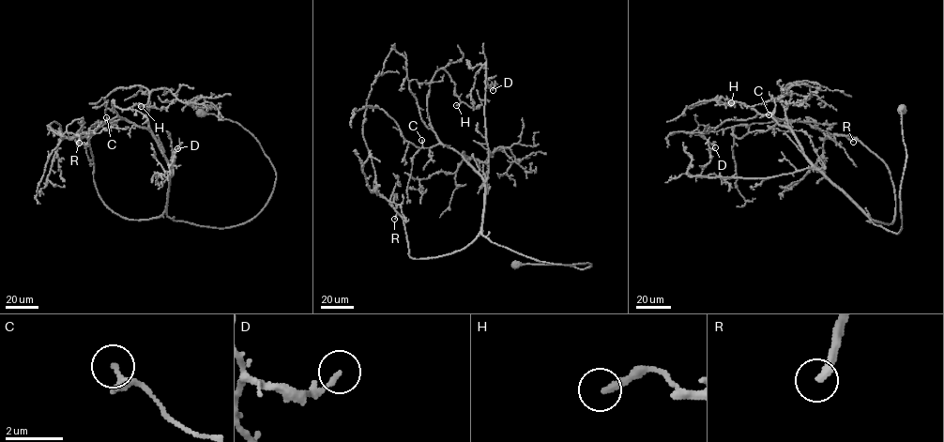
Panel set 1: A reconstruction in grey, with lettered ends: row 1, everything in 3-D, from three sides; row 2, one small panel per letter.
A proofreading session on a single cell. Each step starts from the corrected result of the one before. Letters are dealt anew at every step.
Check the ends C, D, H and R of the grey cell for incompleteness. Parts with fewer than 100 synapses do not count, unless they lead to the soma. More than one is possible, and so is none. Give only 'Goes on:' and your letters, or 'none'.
Goes on: R

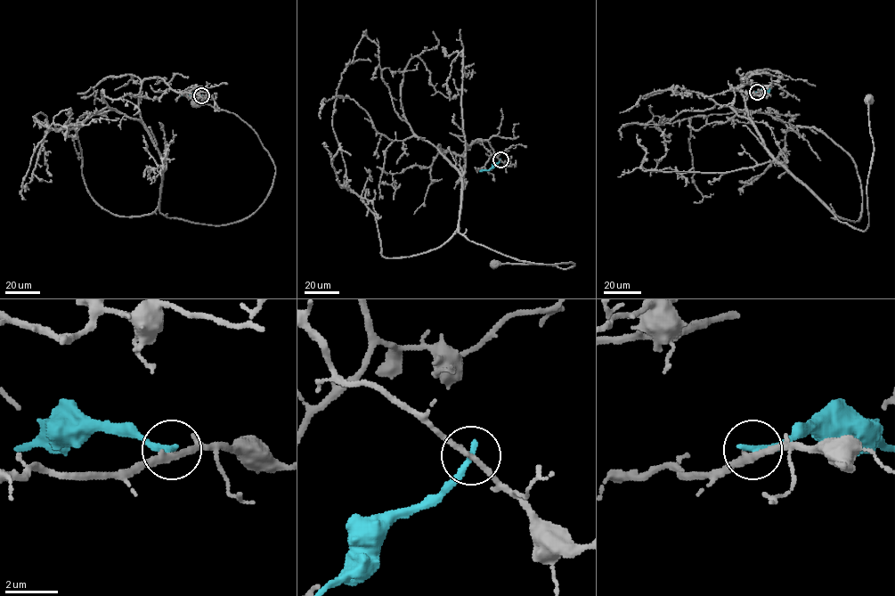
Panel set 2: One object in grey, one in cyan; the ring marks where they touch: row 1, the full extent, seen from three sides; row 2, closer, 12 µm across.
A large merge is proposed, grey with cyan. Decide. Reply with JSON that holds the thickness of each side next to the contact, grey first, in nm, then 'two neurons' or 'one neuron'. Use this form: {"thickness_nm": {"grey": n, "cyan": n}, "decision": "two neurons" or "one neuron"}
{"thickness_nm": {"grey": 240, "cyan": 280}, "decision": "two neurons"}

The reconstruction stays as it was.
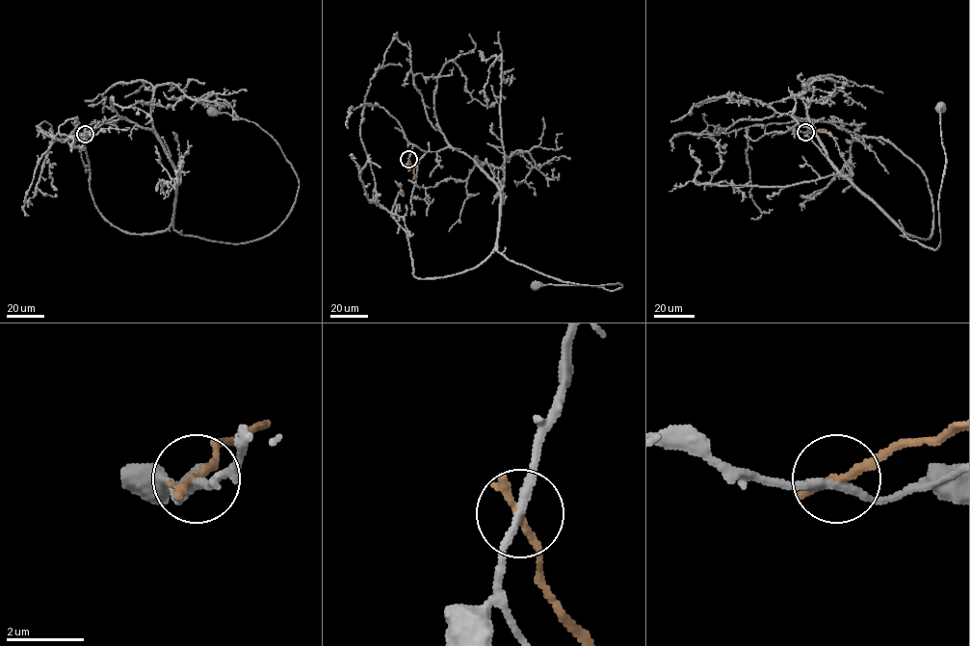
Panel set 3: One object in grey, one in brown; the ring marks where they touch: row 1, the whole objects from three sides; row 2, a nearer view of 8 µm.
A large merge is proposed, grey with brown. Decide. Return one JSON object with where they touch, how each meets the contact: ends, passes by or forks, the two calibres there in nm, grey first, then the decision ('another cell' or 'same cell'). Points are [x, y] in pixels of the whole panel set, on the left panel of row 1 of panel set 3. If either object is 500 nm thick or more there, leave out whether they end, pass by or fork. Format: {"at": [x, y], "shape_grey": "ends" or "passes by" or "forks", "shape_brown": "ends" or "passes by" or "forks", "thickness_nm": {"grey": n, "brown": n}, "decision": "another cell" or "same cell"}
{"at": [85, 134], "shape_grey": "passes by", "shape_brown": "ends", "thickness_nm": {"grey": 200, "brown": 280}, "decision": "another cell"}

